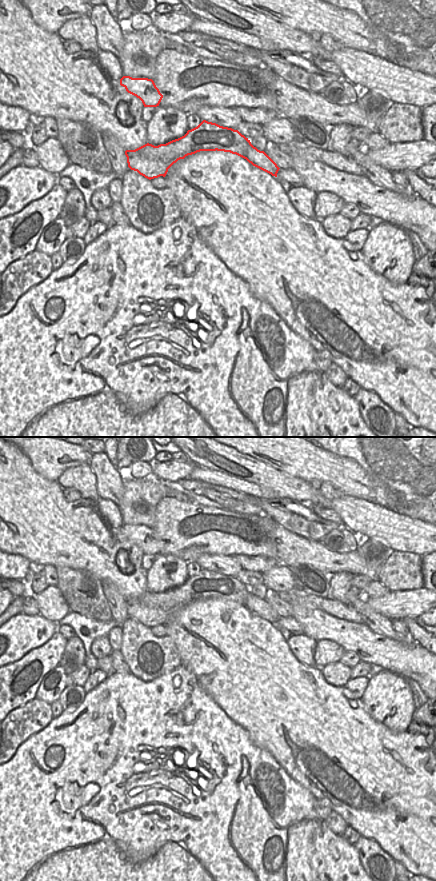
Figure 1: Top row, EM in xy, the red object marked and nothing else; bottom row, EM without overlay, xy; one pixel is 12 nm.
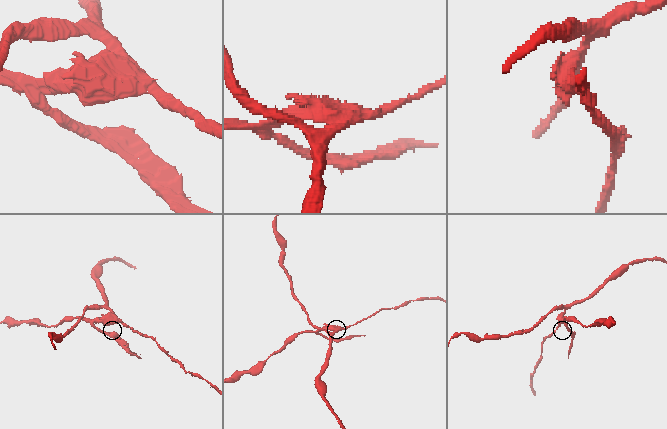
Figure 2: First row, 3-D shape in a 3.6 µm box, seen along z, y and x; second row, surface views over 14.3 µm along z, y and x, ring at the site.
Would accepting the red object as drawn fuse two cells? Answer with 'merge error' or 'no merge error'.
merge error

